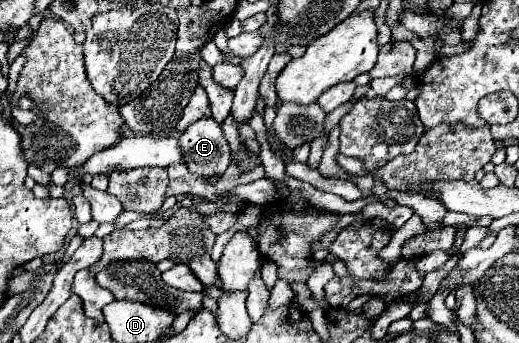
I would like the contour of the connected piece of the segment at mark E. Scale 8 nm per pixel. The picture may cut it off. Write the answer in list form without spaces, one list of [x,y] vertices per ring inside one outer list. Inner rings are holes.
[[[201,118],[191,124],[181,134],[179,148],[183,150],[183,164],[187,170],[207,180],[213,176],[223,176],[231,164],[229,144],[221,126],[213,118]]]

